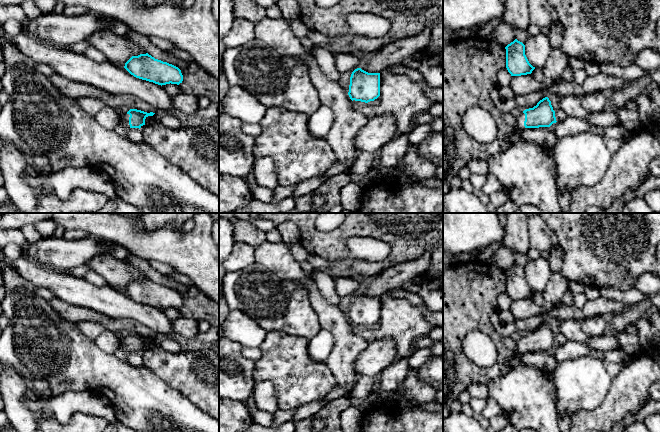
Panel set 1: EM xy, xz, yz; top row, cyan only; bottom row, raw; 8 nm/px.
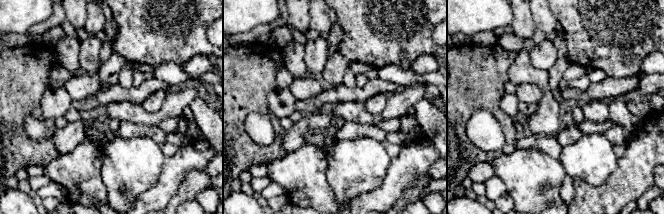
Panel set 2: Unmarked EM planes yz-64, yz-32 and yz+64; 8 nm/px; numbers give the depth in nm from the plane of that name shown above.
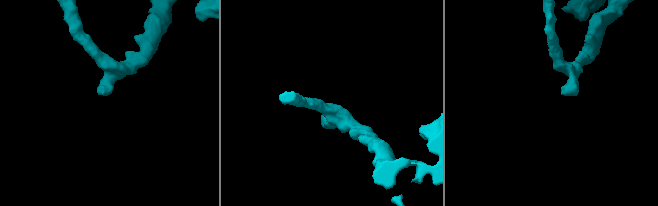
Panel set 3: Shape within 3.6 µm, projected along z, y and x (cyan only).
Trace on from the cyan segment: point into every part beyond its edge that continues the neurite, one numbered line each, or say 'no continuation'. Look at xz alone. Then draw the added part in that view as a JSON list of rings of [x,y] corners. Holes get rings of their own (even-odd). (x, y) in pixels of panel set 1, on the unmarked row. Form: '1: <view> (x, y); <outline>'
no continuation

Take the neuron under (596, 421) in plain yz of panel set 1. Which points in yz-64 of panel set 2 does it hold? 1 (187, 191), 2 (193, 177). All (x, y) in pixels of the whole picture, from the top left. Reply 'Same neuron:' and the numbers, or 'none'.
Same neuron: none

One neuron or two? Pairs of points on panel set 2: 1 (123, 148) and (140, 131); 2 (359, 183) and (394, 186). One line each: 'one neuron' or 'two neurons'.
1: two neurons
2: two neurons

